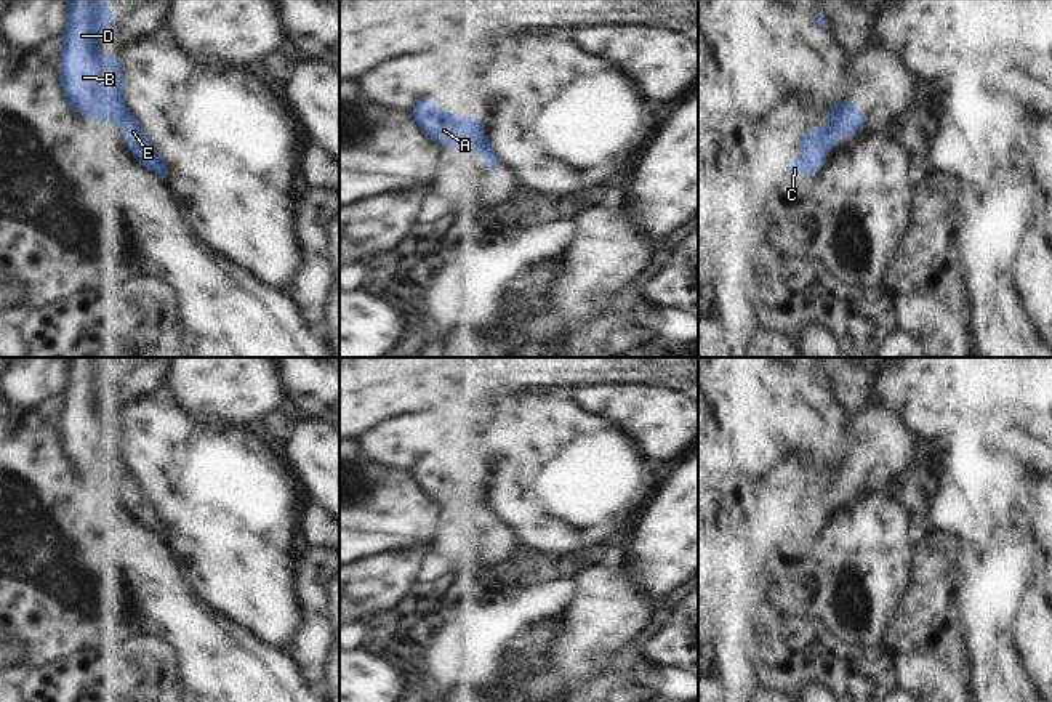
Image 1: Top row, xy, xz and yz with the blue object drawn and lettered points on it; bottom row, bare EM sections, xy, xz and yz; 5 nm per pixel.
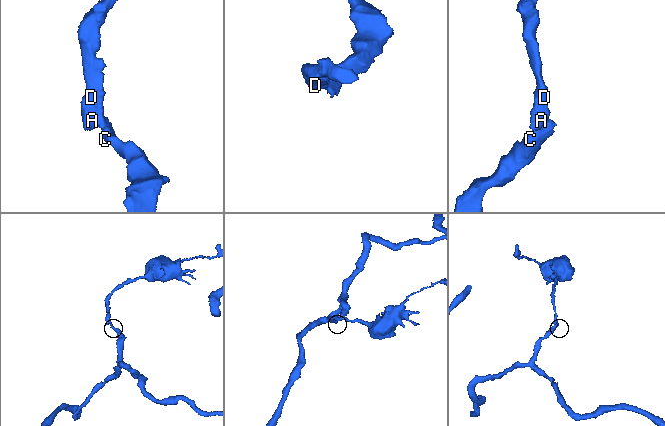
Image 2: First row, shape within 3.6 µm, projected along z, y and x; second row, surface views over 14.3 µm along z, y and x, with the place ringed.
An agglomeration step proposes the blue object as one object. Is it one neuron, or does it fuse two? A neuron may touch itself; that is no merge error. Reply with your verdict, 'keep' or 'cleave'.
cleave

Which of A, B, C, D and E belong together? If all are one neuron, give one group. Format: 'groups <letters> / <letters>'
groups A B D / C E

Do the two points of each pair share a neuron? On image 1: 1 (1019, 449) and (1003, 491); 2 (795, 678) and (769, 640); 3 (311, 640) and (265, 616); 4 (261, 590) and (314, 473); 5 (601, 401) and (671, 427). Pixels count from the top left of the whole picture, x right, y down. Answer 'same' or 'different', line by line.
1: different
2: same
3: different
4: different
5: same

